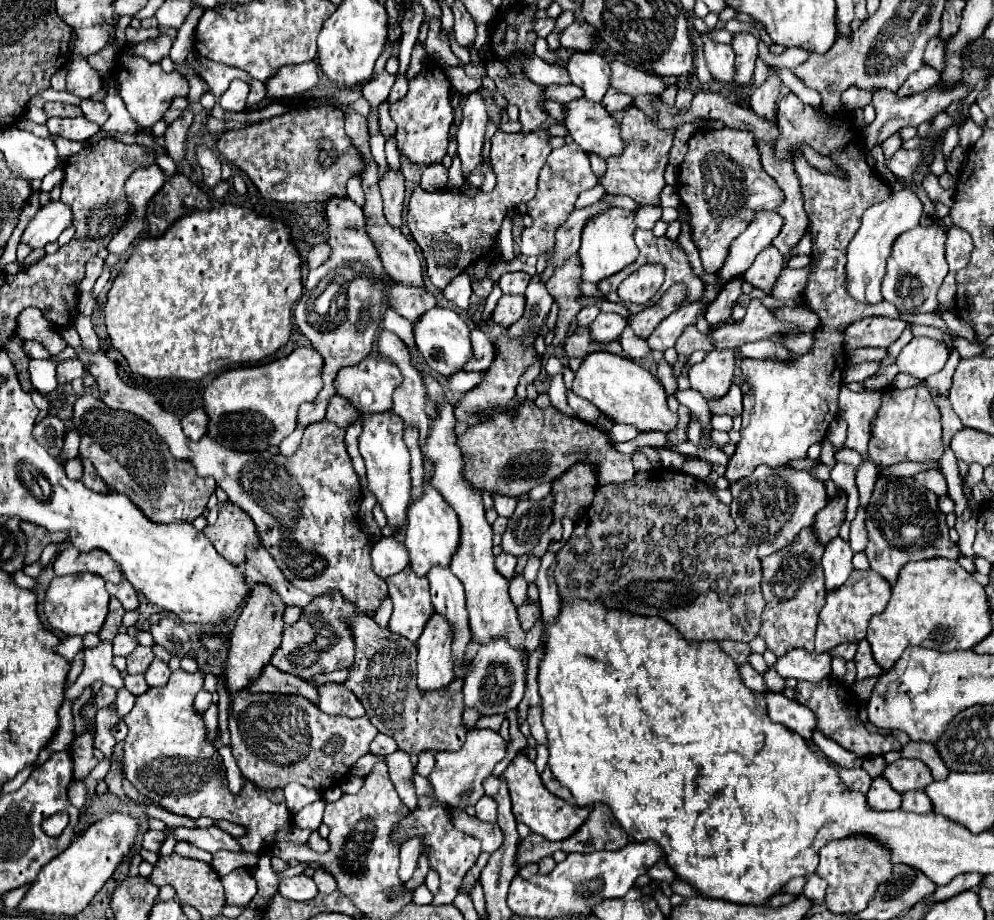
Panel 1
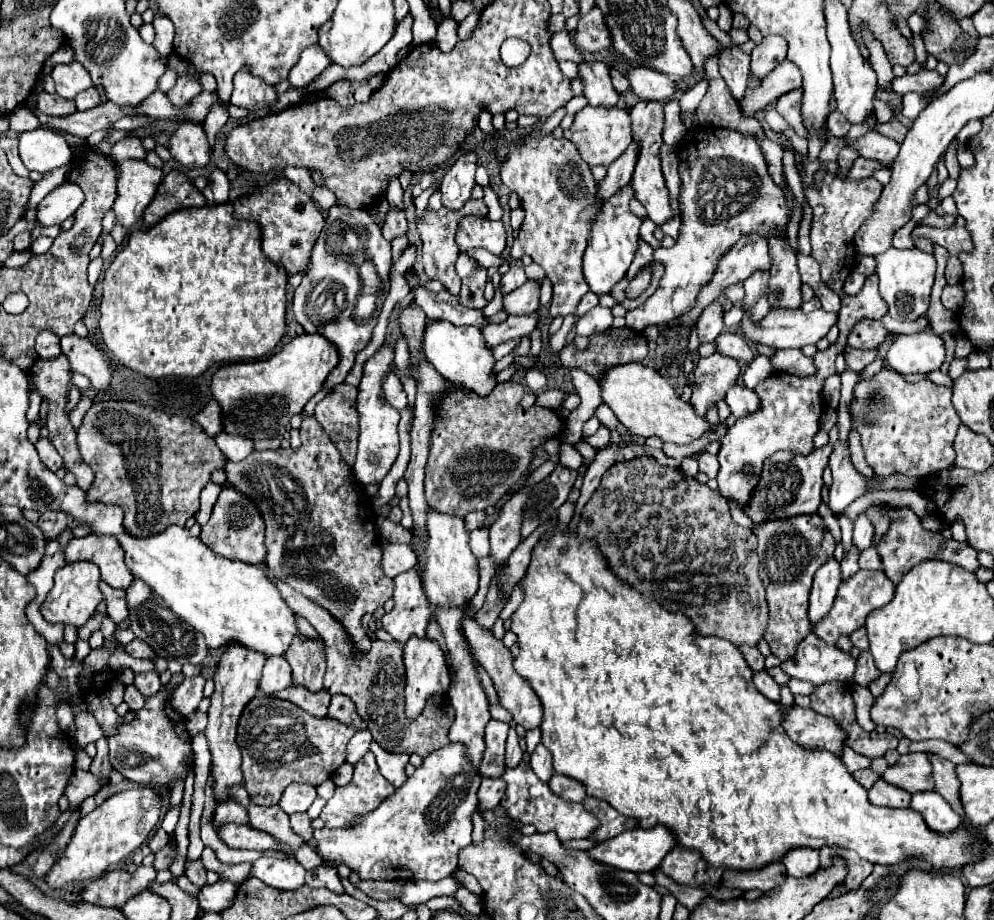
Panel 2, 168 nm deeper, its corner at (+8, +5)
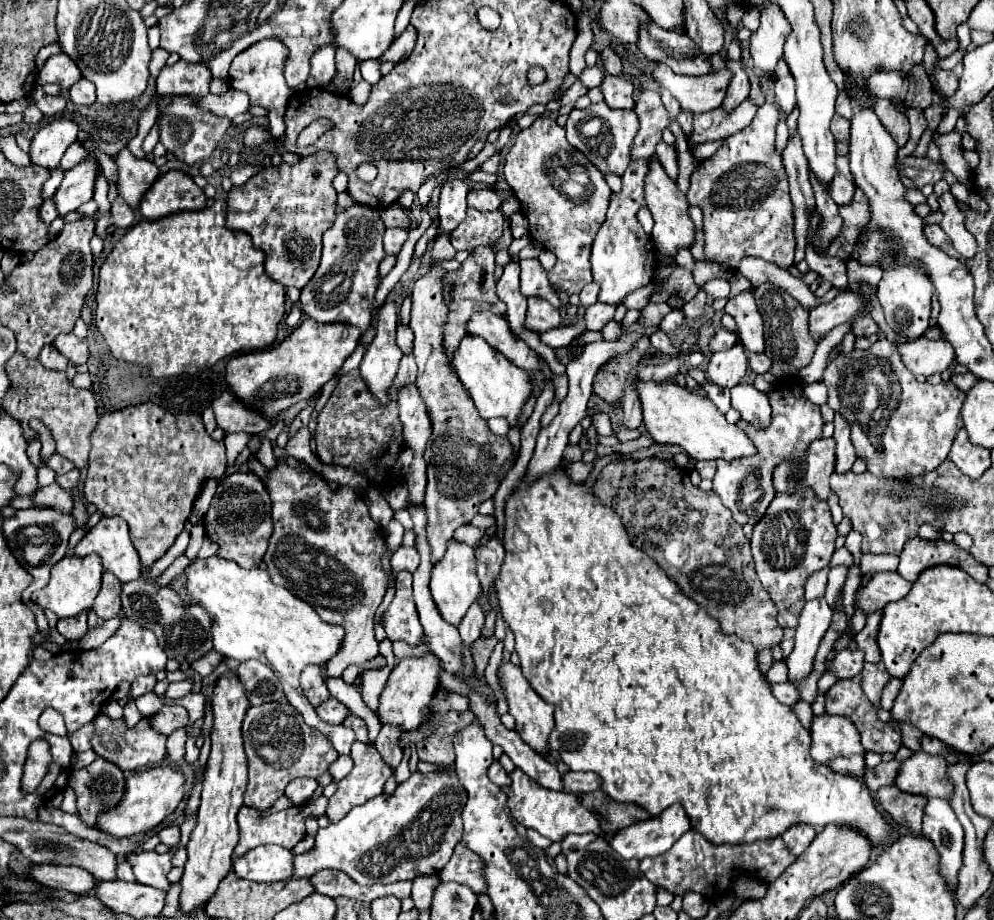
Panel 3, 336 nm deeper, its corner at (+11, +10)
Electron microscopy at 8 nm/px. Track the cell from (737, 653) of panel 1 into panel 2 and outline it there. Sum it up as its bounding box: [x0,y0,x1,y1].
[740,645,764,673]

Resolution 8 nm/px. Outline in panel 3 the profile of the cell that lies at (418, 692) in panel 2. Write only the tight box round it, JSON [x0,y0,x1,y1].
[377,652,441,730]

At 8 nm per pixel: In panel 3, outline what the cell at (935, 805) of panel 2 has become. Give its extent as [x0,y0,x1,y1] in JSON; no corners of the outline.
[921,798,963,888]

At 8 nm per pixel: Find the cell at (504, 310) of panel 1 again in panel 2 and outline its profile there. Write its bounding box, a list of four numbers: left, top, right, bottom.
[504,281,540,313]

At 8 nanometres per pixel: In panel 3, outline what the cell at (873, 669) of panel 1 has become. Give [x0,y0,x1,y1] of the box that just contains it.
[861,662,891,704]

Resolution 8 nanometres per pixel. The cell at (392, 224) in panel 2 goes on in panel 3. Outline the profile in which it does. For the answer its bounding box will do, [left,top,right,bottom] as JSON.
[383,228,407,254]

